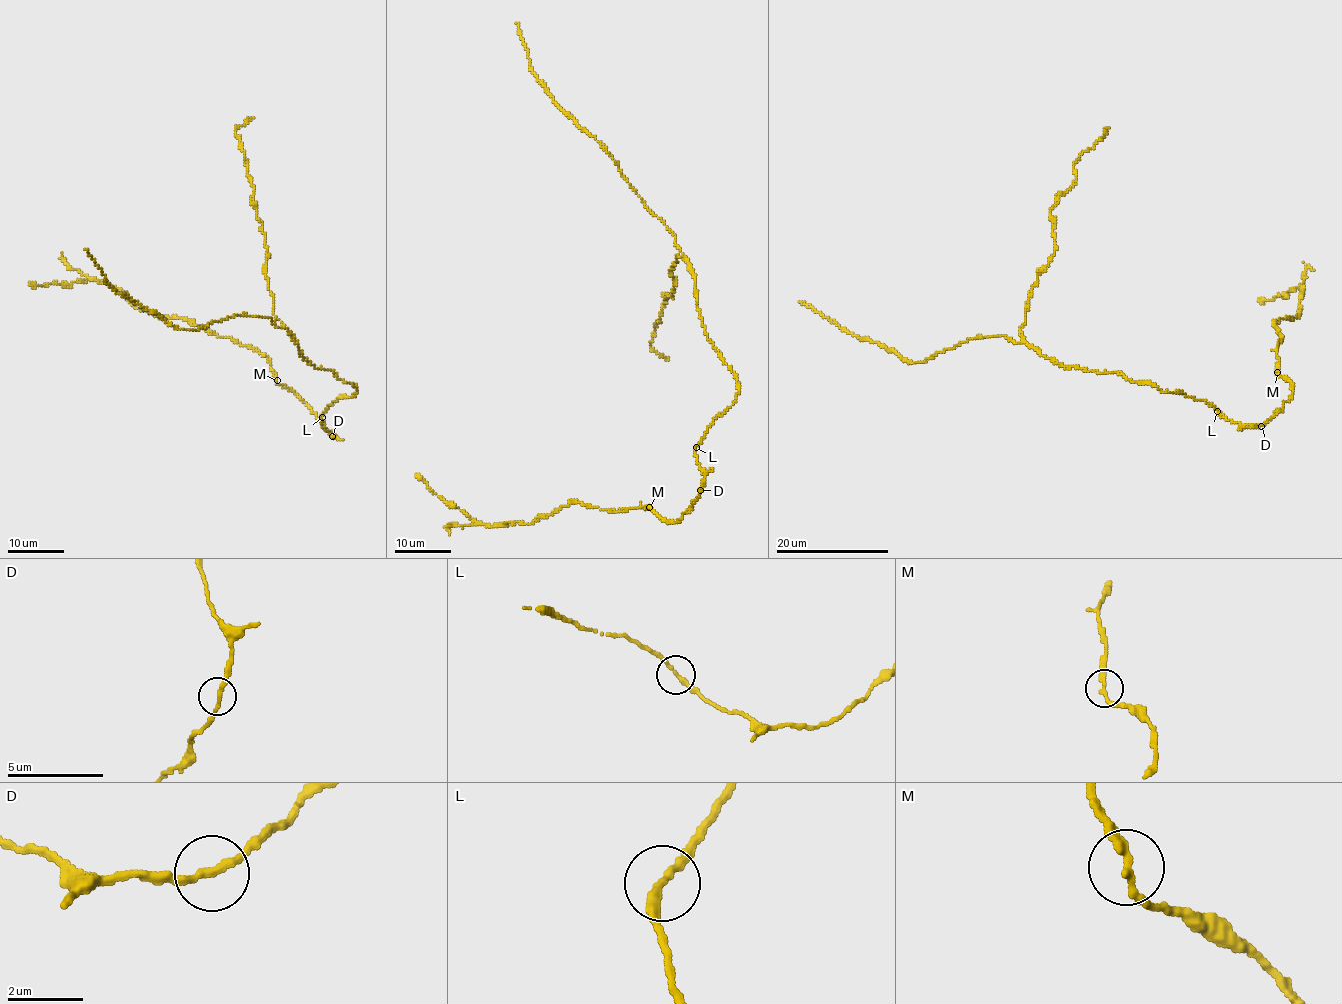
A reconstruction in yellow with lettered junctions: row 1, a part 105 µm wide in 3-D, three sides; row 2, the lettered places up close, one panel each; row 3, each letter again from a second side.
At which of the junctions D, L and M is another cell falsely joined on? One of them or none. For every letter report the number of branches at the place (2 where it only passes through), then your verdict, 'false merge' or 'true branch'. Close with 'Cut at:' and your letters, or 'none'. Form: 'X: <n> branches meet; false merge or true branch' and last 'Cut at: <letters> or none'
D: 2 branches meet; true branch
L: 2 branches meet; true branch
M: 2 branches meet; true branch
Cut at: none

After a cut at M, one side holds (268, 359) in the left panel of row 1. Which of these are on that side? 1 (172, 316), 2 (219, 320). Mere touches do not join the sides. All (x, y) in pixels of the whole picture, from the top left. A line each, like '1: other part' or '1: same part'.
1: same part
2: other part

